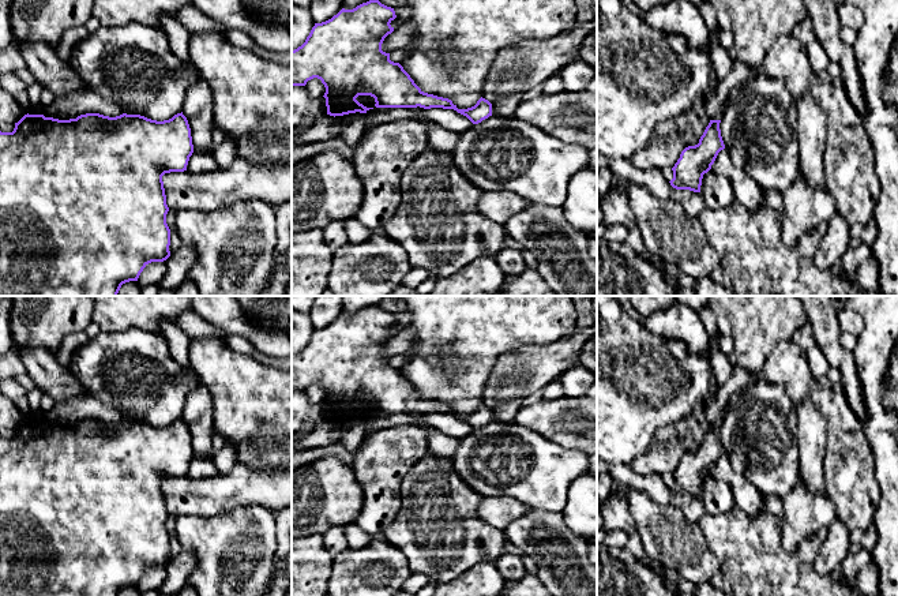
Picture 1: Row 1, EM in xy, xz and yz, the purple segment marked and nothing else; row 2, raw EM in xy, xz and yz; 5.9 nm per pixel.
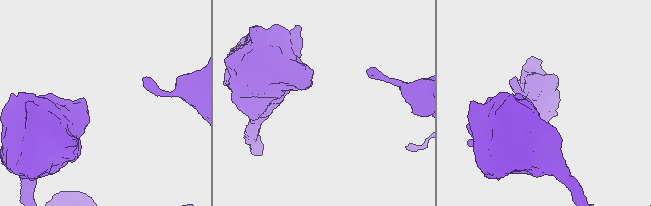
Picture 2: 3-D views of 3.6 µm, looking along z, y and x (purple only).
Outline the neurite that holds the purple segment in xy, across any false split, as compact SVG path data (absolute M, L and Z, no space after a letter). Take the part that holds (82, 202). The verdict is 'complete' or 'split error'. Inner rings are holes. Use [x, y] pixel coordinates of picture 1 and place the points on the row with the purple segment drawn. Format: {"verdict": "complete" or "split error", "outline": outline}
{"verdict": "complete", "outline": "M183 112L164 121L127 113L116 117L86 113L69 120L27 113L15 123L12 132L0 131L0 296L117 296L121 285L138 281L149 263L166 260L170 256L170 229L162 176L187 170L192 153L191 128Z"}

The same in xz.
{"verdict": "complete", "outline": "M369 0L353 10L342 8L331 19L315 23L305 42L292 50L292 86L305 86L313 78L320 79L326 87L323 97L327 115L334 117L373 109L360 104L356 100L358 95L373 97L376 108L454 109L473 124L492 116L492 104L488 100L481 97L474 106L458 109L448 98L424 93L399 63L390 60L390 53L382 50L382 44L394 31L390 23L395 18L394 8L379 0Z"}

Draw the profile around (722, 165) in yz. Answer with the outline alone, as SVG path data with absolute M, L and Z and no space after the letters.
M725 149L718 153L710 170L730 180L736 202L749 211L755 211L760 205L764 205L762 188L732 162Z

